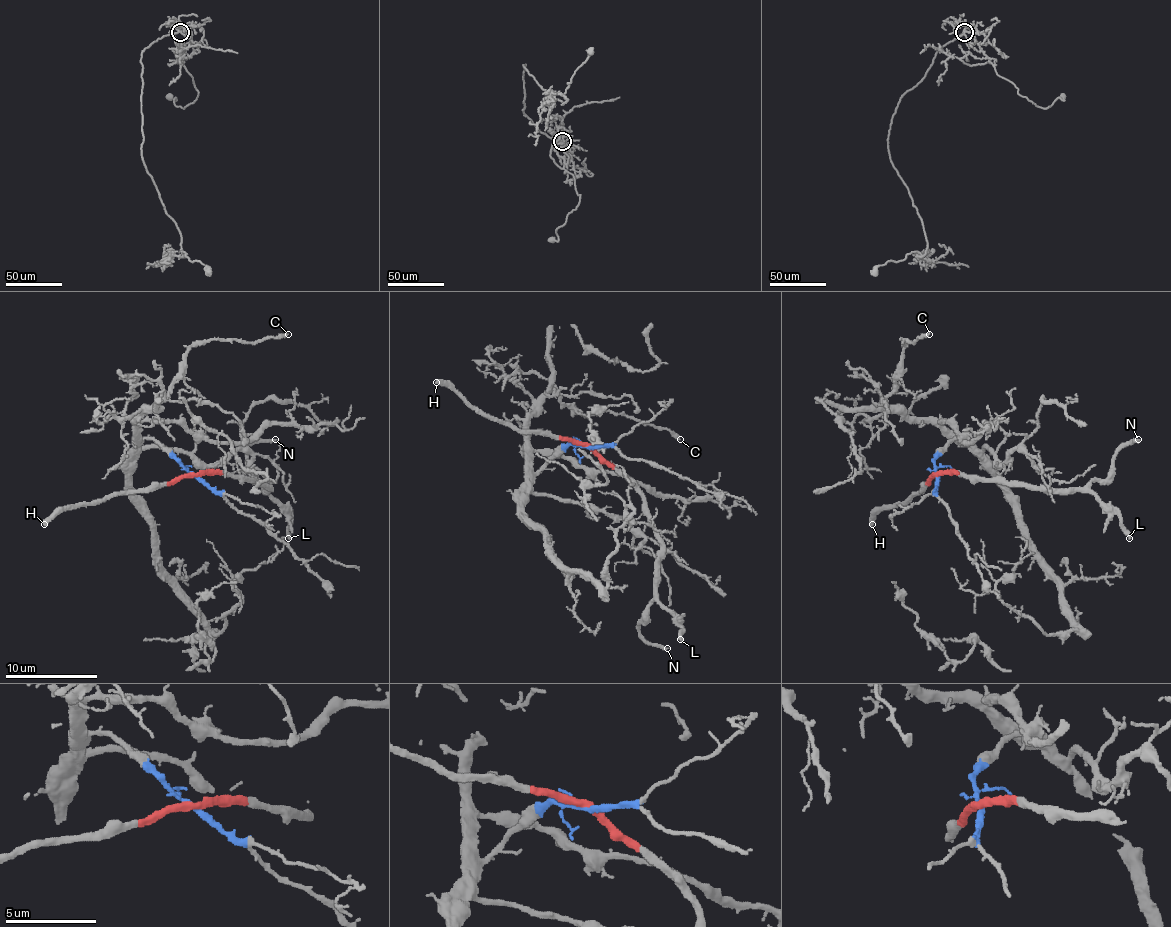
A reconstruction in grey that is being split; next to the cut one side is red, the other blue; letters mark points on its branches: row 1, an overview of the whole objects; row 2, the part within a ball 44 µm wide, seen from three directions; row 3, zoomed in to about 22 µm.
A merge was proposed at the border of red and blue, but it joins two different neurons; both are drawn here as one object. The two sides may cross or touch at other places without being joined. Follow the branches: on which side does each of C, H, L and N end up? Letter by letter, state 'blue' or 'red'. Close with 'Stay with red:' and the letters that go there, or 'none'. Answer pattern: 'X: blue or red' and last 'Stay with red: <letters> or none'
C: blue
H: red
L: red
N: red
Stay with red: H, L, N

